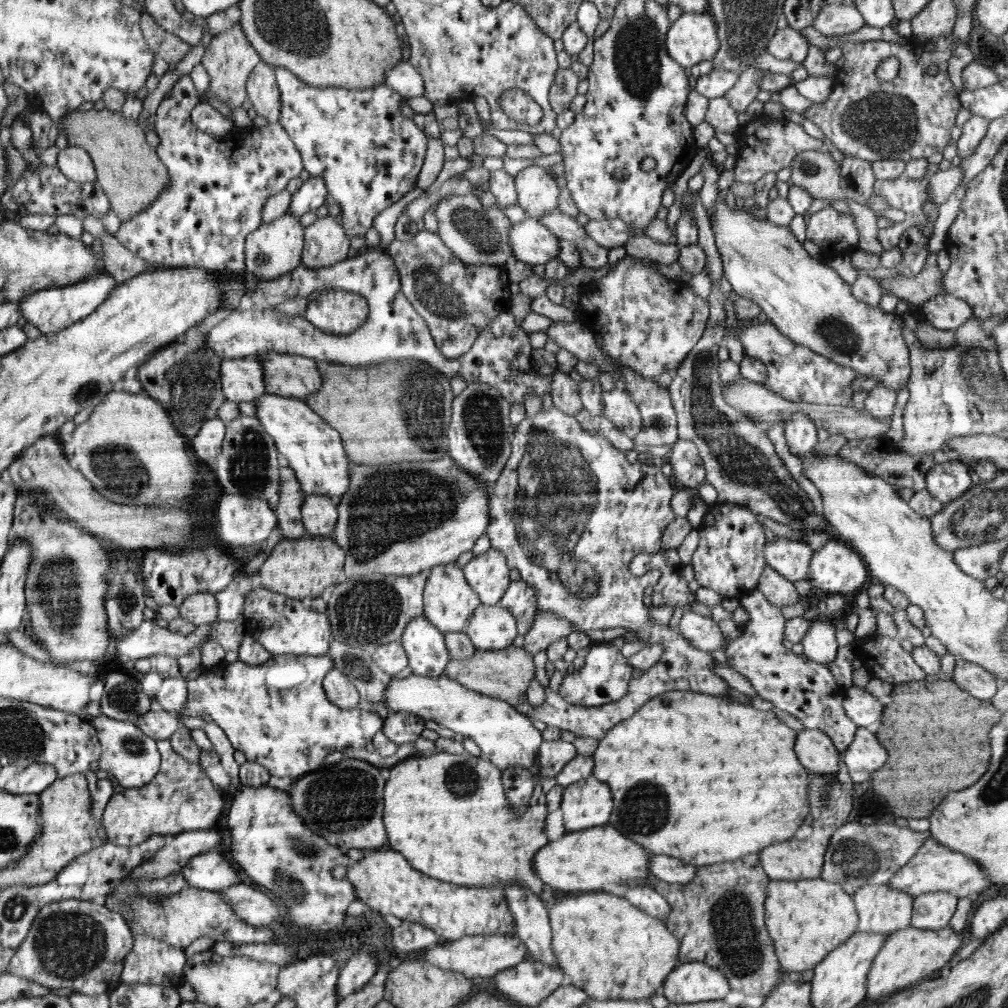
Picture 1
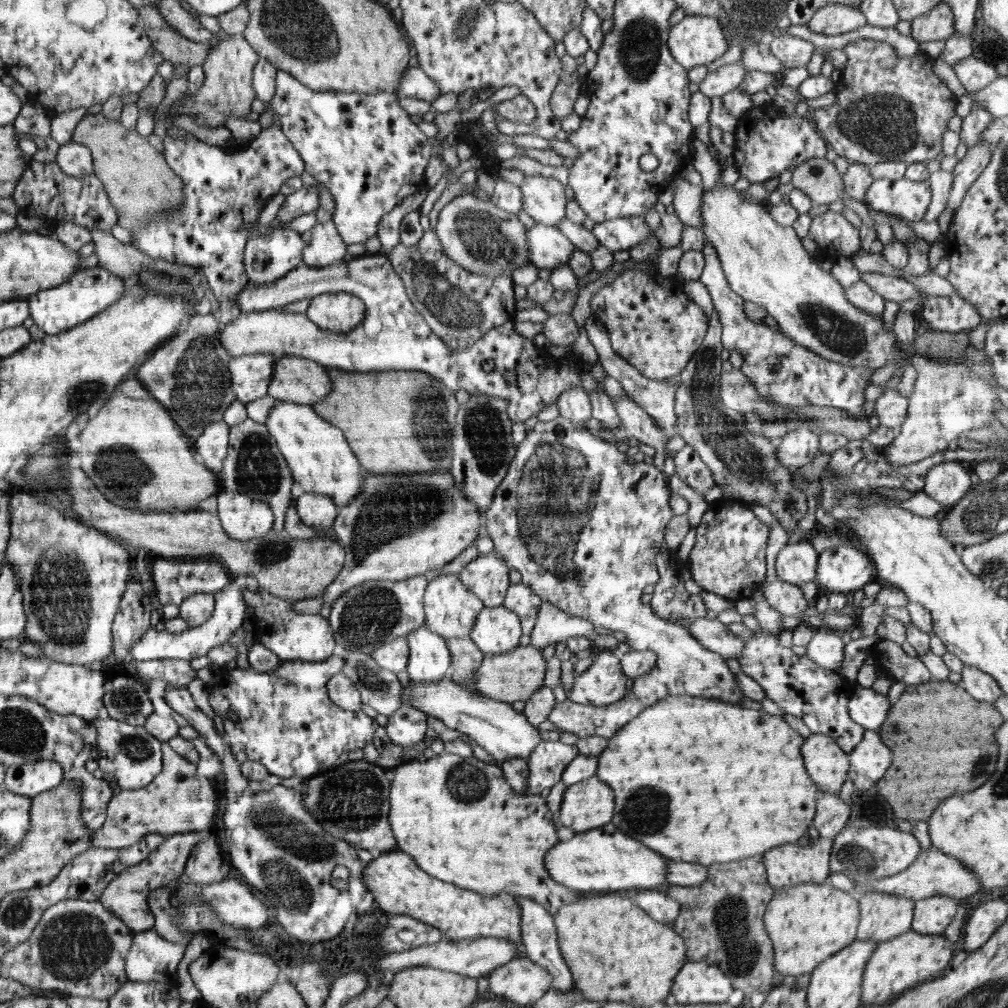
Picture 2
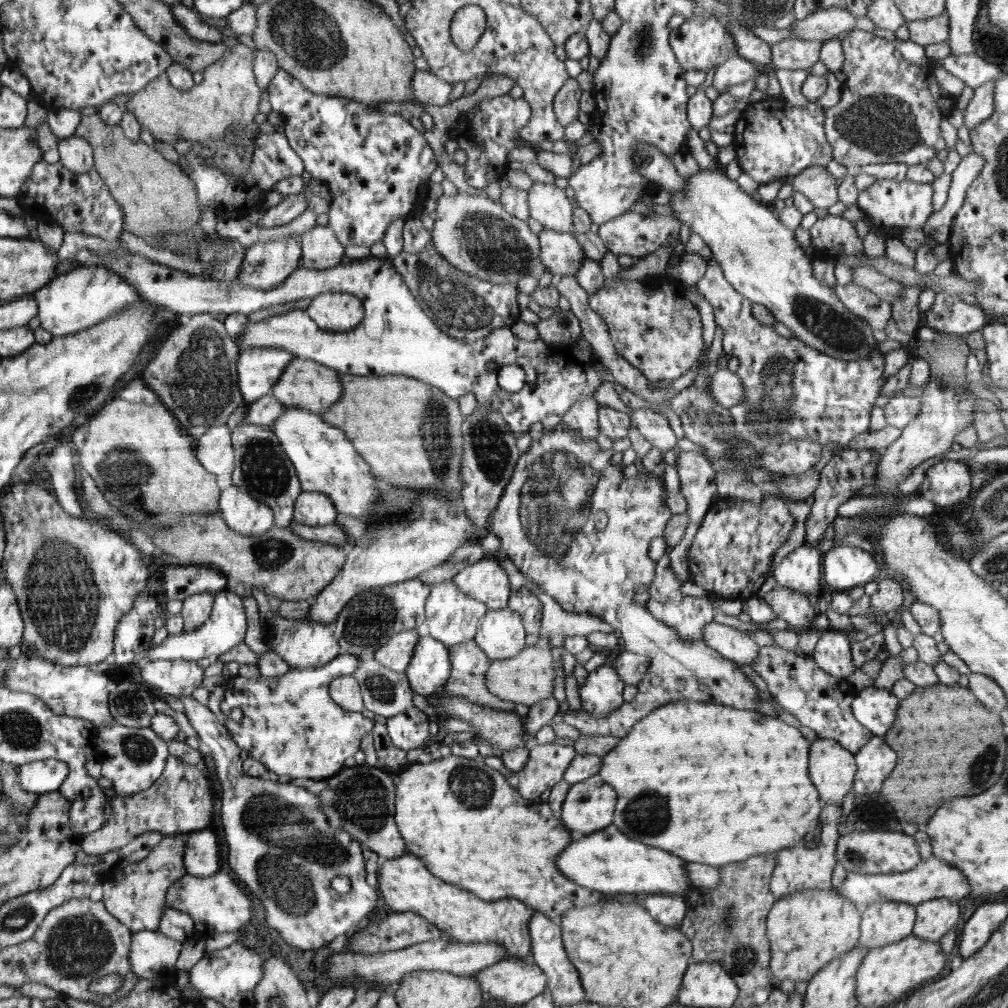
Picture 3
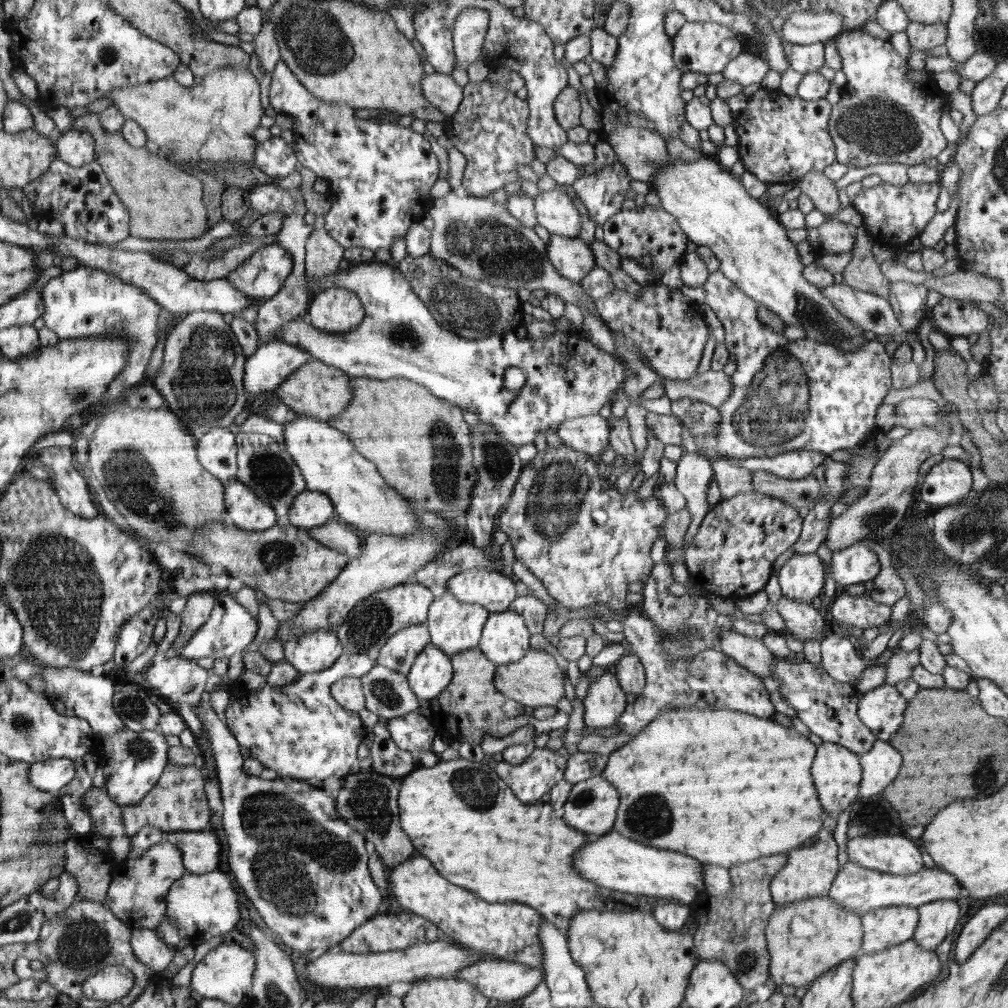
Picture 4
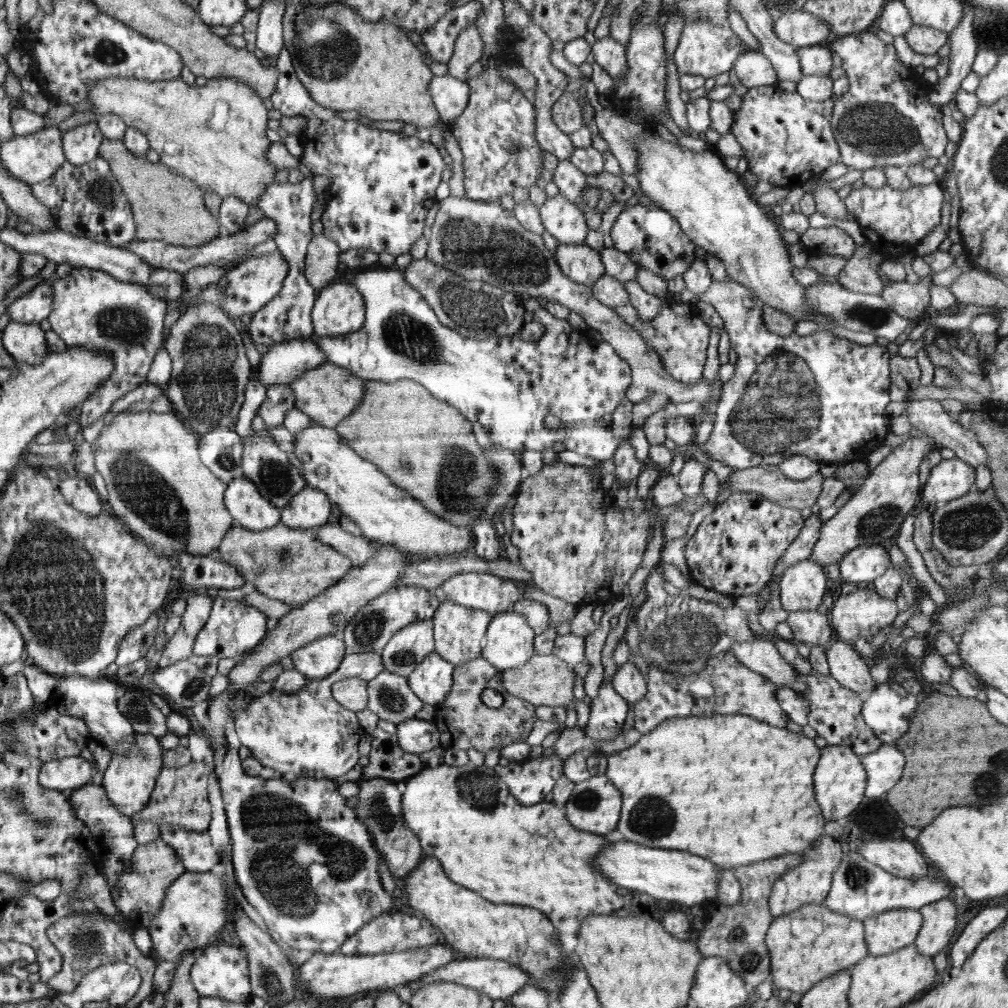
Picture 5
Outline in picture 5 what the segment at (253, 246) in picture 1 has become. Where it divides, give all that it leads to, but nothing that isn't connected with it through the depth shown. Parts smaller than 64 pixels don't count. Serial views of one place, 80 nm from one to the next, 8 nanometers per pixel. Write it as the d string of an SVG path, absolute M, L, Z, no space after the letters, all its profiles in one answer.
M278 249L261 257L250 257L232 267L217 282L222 296L219 307L227 316L242 318L244 315L254 315L281 293L288 274L289 263Z

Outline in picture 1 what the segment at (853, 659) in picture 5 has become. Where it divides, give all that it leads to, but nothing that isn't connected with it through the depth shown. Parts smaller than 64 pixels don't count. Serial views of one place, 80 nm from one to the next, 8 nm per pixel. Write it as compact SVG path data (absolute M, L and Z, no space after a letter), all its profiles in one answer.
M830 619L814 621L803 635L803 654L810 660L827 666L836 658L839 646L836 643L835 625Z

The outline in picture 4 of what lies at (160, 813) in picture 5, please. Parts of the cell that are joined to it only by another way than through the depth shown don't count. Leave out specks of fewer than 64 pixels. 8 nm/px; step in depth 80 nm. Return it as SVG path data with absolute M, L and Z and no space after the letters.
M168 762L165 771L162 772L161 781L149 792L141 803L136 806L124 806L122 810L122 822L125 824L126 835L132 838L146 826L160 828L164 834L170 832L204 831L204 826L210 822L210 806L206 800L206 771L197 768L196 765L174 764Z

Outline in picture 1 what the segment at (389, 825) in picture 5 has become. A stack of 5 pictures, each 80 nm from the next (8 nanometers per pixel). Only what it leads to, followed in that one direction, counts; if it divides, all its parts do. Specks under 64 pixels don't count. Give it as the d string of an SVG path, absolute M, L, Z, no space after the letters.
M343 758L289 781L286 787L293 798L294 813L305 818L305 824L314 830L314 835L344 850L368 852L388 848L388 835L382 821L387 776L387 768L376 768L359 759Z

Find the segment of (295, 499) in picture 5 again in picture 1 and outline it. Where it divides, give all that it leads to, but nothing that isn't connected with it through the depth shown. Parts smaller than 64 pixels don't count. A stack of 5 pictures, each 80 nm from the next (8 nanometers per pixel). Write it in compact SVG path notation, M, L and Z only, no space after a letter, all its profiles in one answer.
M305 495L301 517L309 537L332 537L338 518L336 500L322 495Z

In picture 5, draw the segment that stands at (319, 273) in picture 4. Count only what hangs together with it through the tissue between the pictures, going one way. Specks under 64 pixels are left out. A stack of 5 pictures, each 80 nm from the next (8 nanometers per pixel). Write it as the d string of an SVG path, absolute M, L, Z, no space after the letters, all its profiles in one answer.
M324 233L313 235L313 238L308 246L308 254L305 256L305 275L308 277L308 281L316 290L322 290L331 284L331 280L336 276L336 270L338 270L338 264L341 260L339 254L341 248L337 244L329 239Z

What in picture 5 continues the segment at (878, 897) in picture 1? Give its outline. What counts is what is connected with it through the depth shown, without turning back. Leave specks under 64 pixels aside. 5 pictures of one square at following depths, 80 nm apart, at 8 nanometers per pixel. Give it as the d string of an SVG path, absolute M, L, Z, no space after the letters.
M906 908L881 912L863 920L870 955L887 955L914 944L922 926L922 913Z

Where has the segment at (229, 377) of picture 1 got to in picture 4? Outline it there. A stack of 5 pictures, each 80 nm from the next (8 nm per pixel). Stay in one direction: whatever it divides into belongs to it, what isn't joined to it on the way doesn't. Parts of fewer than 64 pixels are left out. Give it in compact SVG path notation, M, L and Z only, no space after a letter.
M278 340L259 343L244 368L247 398L269 394L306 362L312 362L312 357L304 348Z

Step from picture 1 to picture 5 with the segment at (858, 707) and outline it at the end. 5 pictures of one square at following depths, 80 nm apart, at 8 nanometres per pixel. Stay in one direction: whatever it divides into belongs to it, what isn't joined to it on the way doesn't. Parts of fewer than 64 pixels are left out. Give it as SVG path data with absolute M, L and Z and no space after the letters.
M886 682L866 694L861 715L884 744L894 744L906 734L921 698L906 691L899 682Z

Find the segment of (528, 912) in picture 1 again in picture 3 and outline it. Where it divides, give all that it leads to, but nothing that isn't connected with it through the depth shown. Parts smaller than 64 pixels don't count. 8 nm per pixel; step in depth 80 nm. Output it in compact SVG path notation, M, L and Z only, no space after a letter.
M534 910L528 923L531 942L530 960L536 963L547 976L547 988L556 1007L578 1004L586 1001L578 969L570 962L561 937L561 925L543 912Z

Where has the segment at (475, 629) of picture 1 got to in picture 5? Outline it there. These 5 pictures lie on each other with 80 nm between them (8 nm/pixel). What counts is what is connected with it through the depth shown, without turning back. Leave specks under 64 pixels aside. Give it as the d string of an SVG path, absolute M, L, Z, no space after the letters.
M512 610L491 615L483 657L499 671L521 667L534 654L534 637L526 619Z

